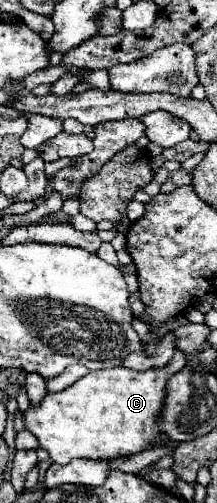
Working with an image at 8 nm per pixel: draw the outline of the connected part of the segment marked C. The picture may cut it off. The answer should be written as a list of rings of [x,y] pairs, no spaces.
[[[175,348],[171,362],[163,368],[151,368],[147,372],[137,372],[129,368],[111,368],[111,370],[93,370],[87,376],[79,378],[75,384],[61,392],[47,392],[45,398],[37,406],[29,406],[23,414],[25,430],[29,430],[37,440],[39,446],[49,452],[51,460],[57,464],[67,464],[73,458],[117,458],[129,456],[145,450],[149,444],[163,444],[167,438],[157,428],[157,414],[163,406],[165,396],[165,382],[185,366],[185,352]]]

